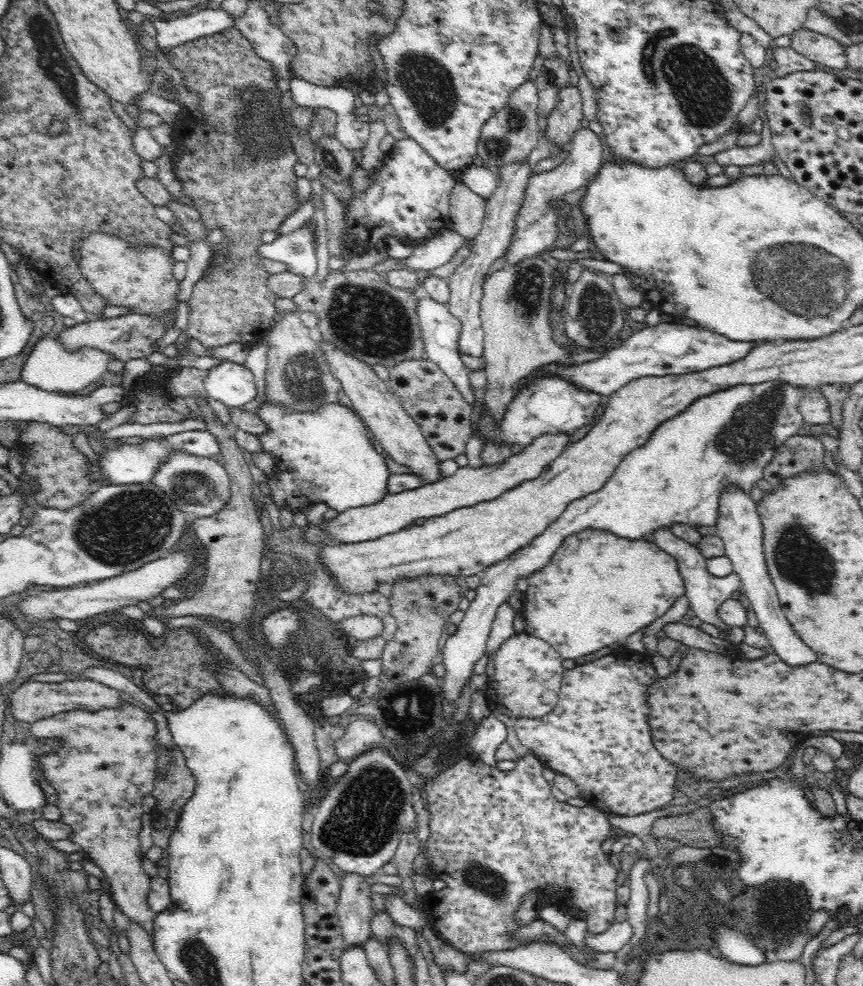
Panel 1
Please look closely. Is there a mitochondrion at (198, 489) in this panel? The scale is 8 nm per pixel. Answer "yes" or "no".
yes

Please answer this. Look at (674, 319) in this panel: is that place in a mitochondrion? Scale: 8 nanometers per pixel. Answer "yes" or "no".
no

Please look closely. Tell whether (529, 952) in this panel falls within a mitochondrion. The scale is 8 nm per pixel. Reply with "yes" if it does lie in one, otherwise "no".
no

